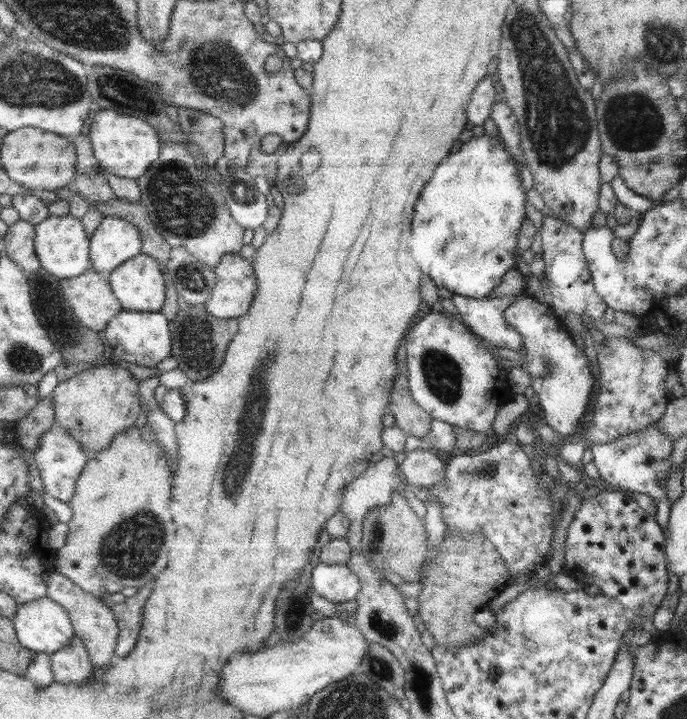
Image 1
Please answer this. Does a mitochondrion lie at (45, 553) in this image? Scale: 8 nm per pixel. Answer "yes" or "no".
no

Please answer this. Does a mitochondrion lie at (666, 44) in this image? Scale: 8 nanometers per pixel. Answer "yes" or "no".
yes

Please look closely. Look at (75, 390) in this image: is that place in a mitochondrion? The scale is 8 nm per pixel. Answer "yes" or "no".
no

